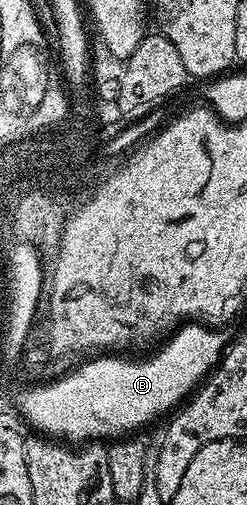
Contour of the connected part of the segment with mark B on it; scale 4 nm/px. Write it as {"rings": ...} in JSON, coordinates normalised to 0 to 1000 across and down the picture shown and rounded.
{"rings":[[[741,644],[623,705],[567,713],[470,701],[381,707],[219,756],[117,762],[69,818],[134,853],[283,879],[522,861],[551,844],[607,834],[623,816],[684,818],[717,806],[862,735],[935,671],[935,659],[899,650]]]}

